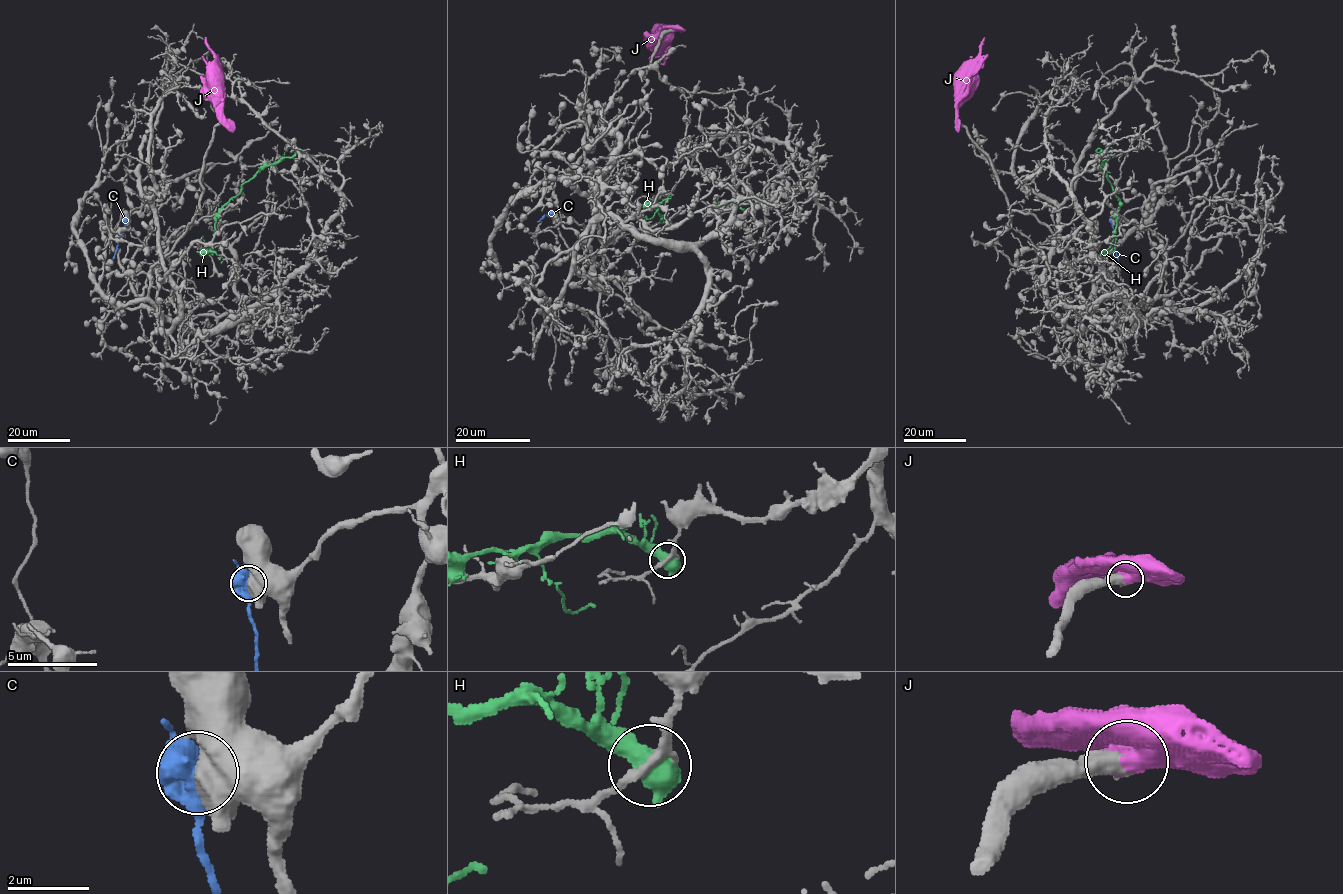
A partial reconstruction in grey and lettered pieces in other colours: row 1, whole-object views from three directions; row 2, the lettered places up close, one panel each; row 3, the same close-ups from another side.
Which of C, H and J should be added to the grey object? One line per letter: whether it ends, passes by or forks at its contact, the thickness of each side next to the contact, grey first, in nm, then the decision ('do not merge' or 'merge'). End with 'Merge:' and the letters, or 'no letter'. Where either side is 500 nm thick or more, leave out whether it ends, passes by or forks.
C: calibres 850 and 550 nm; do not merge
H: calibres 220 and 800 nm; do not merge
J: calibres 440 and 1100 nm; merge
Merge: J

